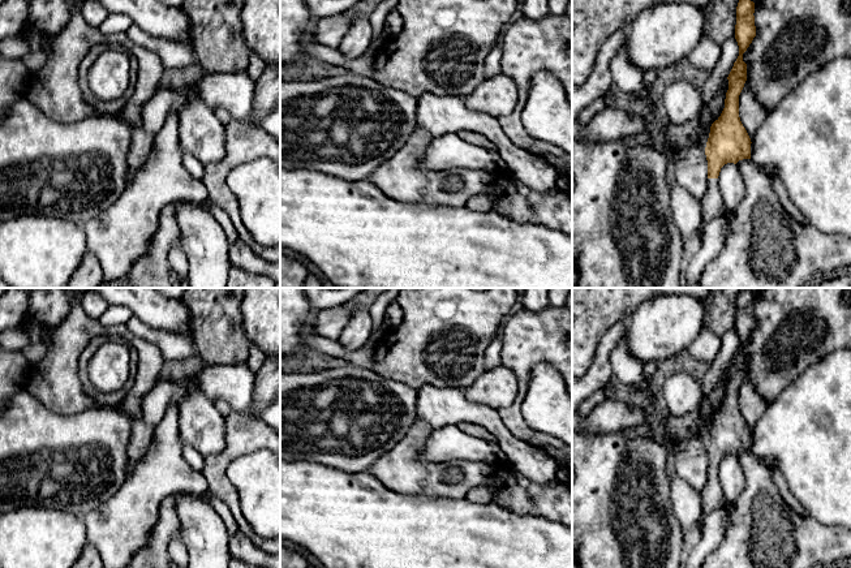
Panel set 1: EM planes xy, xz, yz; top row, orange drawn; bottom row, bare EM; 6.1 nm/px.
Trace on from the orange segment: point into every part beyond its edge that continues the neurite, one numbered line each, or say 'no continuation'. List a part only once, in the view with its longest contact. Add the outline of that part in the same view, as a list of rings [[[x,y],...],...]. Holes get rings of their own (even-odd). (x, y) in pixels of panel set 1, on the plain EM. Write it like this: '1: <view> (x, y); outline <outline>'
1: yz (712, 496); outline [[[718,470],[708,472],[708,482],[705,489],[700,492],[701,505],[702,505],[702,516],[700,520],[700,525],[704,524],[704,517],[712,511],[726,505],[725,496],[721,489]]]

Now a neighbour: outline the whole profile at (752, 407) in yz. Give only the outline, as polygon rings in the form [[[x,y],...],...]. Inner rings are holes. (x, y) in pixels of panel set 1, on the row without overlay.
[[[743,379],[739,387],[739,409],[751,433],[766,409],[766,403],[756,392],[753,384]]]

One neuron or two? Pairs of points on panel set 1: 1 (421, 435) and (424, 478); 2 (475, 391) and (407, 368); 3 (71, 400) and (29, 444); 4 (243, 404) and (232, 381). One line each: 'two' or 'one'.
1: one
2: two
3: two
4: one

